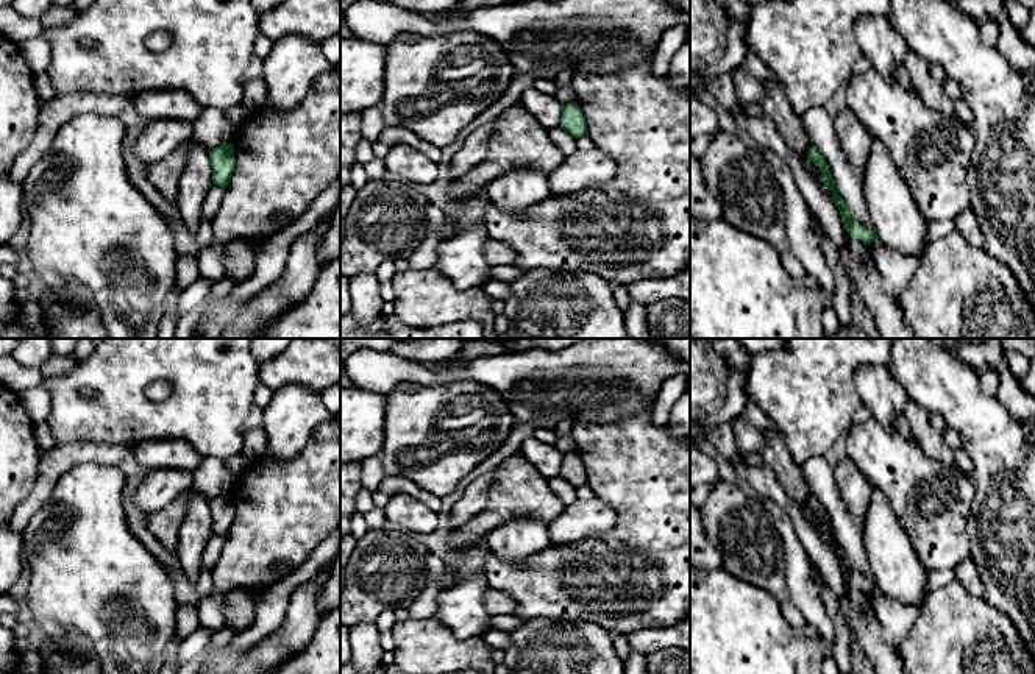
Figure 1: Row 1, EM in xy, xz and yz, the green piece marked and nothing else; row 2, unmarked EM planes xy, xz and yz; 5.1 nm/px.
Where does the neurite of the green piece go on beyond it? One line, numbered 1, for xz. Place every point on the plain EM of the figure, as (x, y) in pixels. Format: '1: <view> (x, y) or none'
1: none

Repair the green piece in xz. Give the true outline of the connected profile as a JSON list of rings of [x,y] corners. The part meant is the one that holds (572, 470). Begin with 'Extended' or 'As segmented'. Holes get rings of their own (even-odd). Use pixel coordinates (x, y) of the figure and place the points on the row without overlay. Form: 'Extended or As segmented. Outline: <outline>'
As segmented. Outline: [[[576,451],[562,454],[560,477],[574,488],[587,484],[587,471]]]

